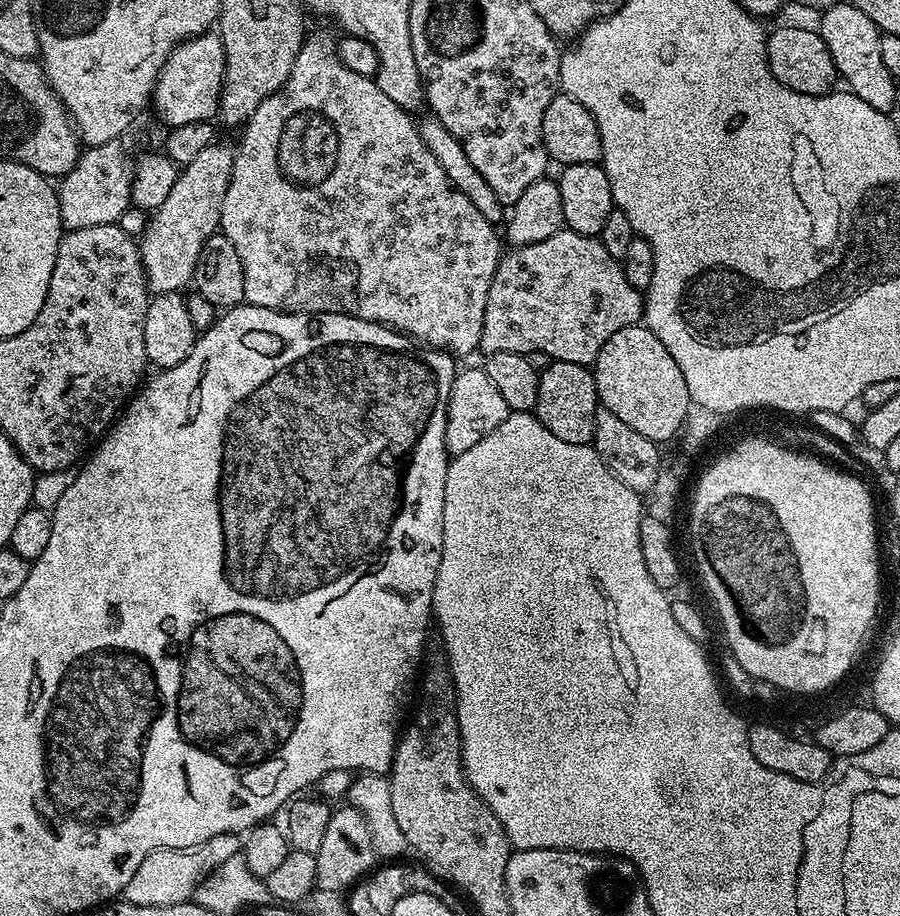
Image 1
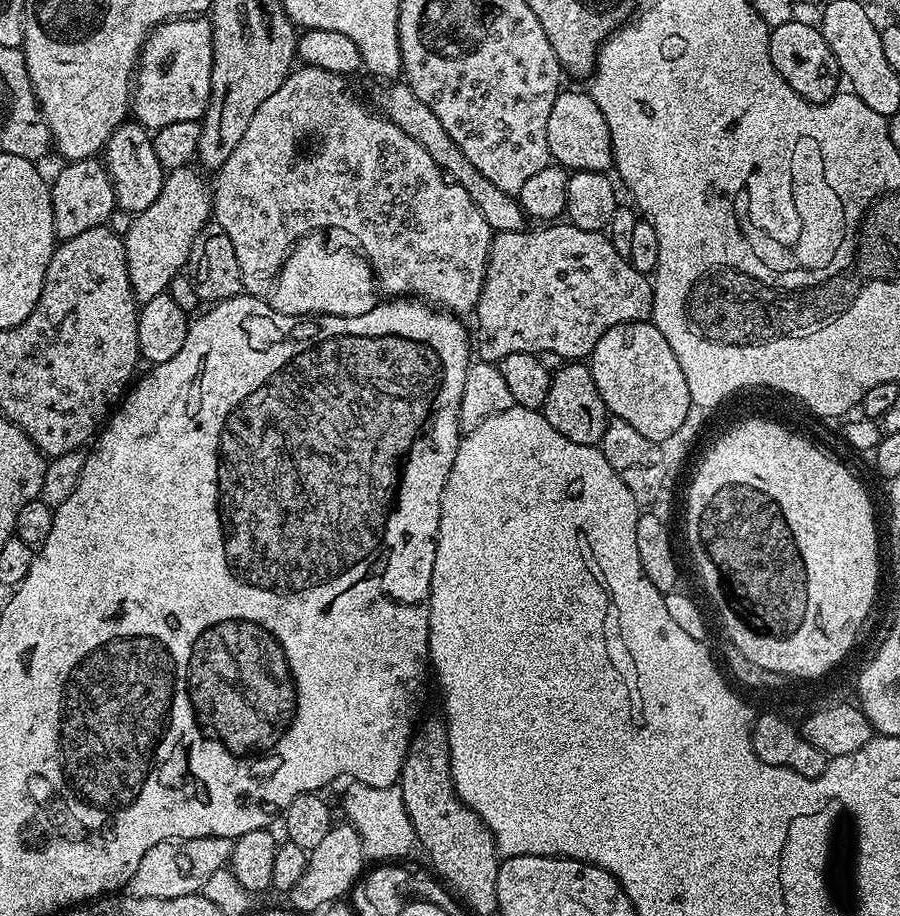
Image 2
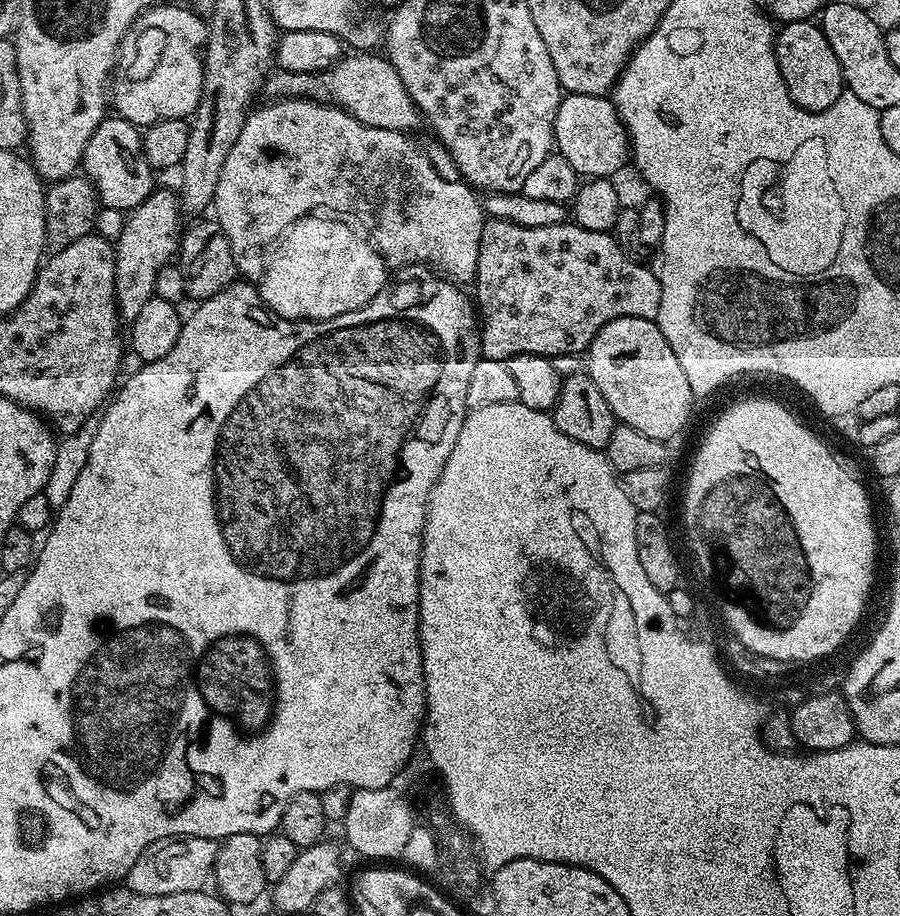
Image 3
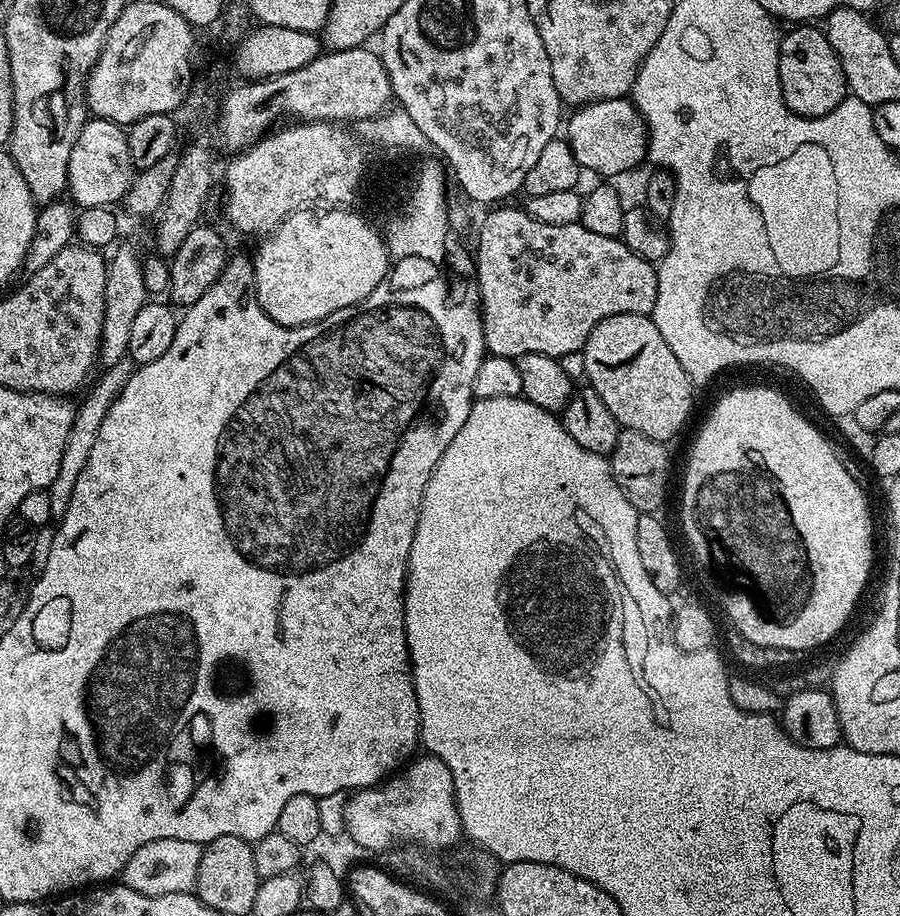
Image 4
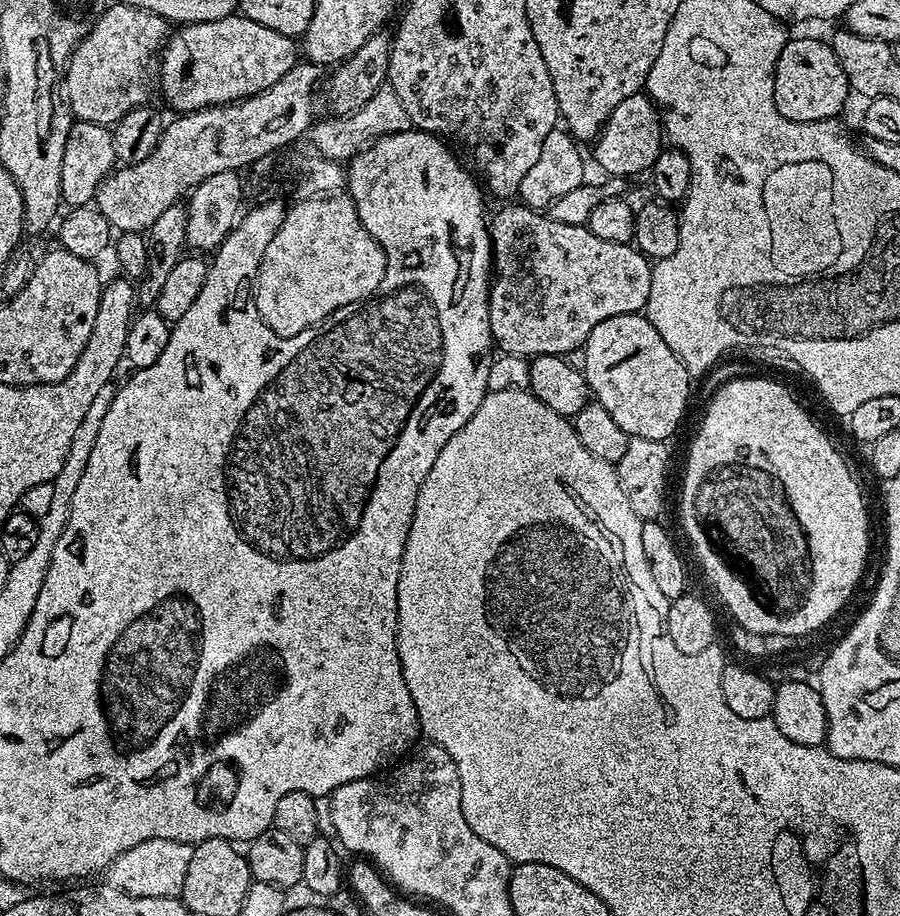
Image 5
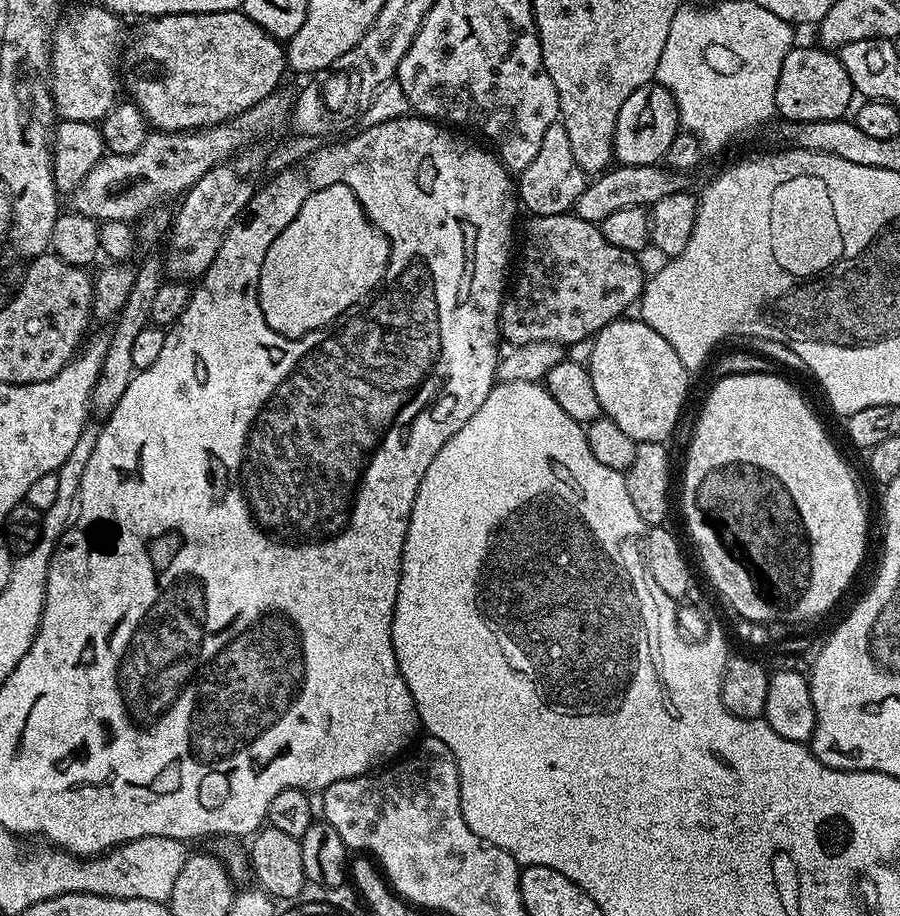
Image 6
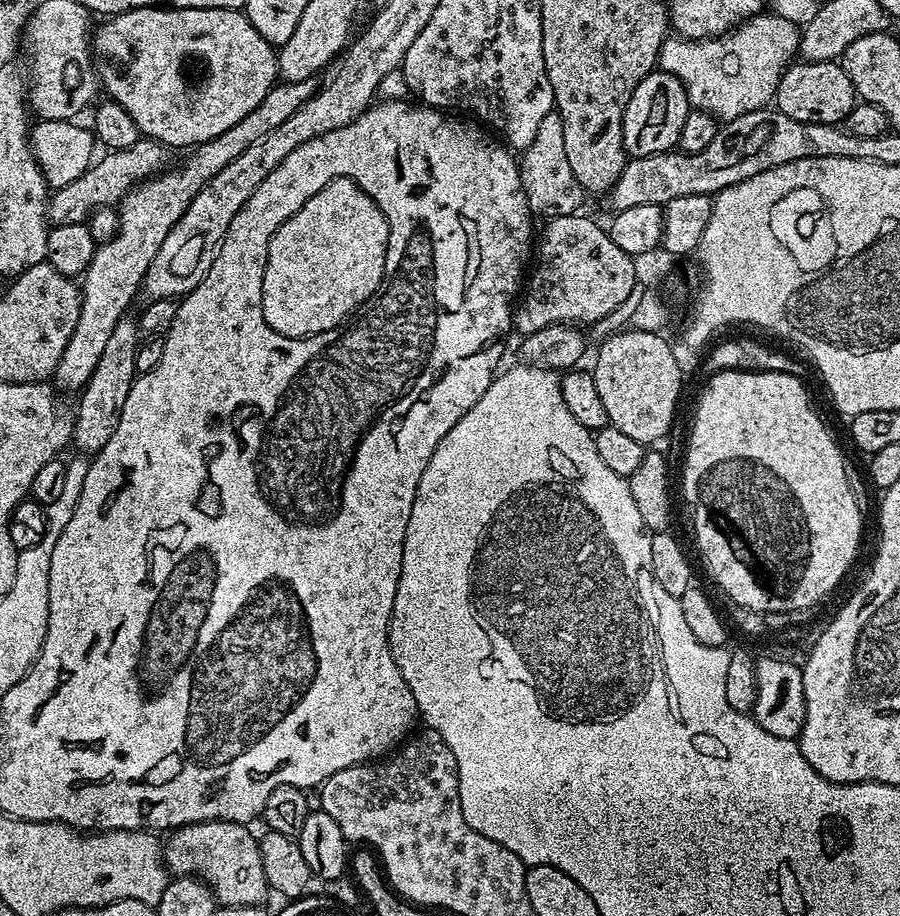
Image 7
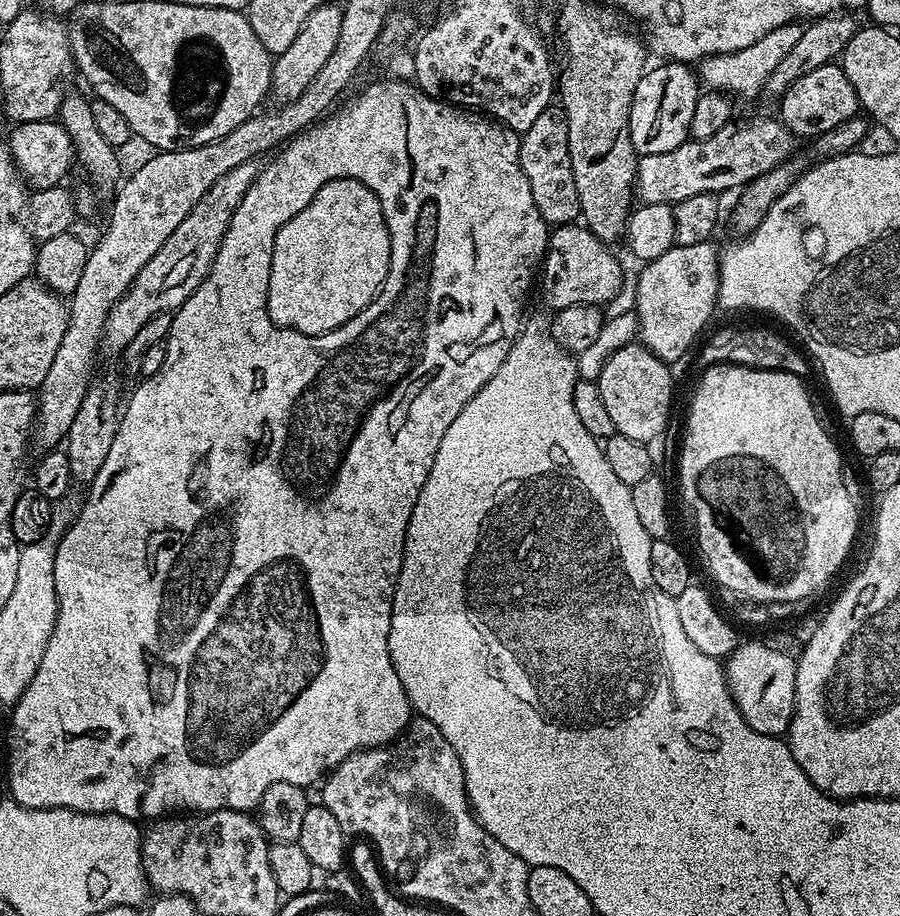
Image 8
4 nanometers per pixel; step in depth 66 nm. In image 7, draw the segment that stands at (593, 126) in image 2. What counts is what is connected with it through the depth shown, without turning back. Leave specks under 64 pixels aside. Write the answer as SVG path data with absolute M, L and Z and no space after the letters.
M654 70L642 78L634 94L630 94L622 122L625 153L633 157L673 151L679 145L682 125L685 124L689 111L690 101L683 81L670 72Z

